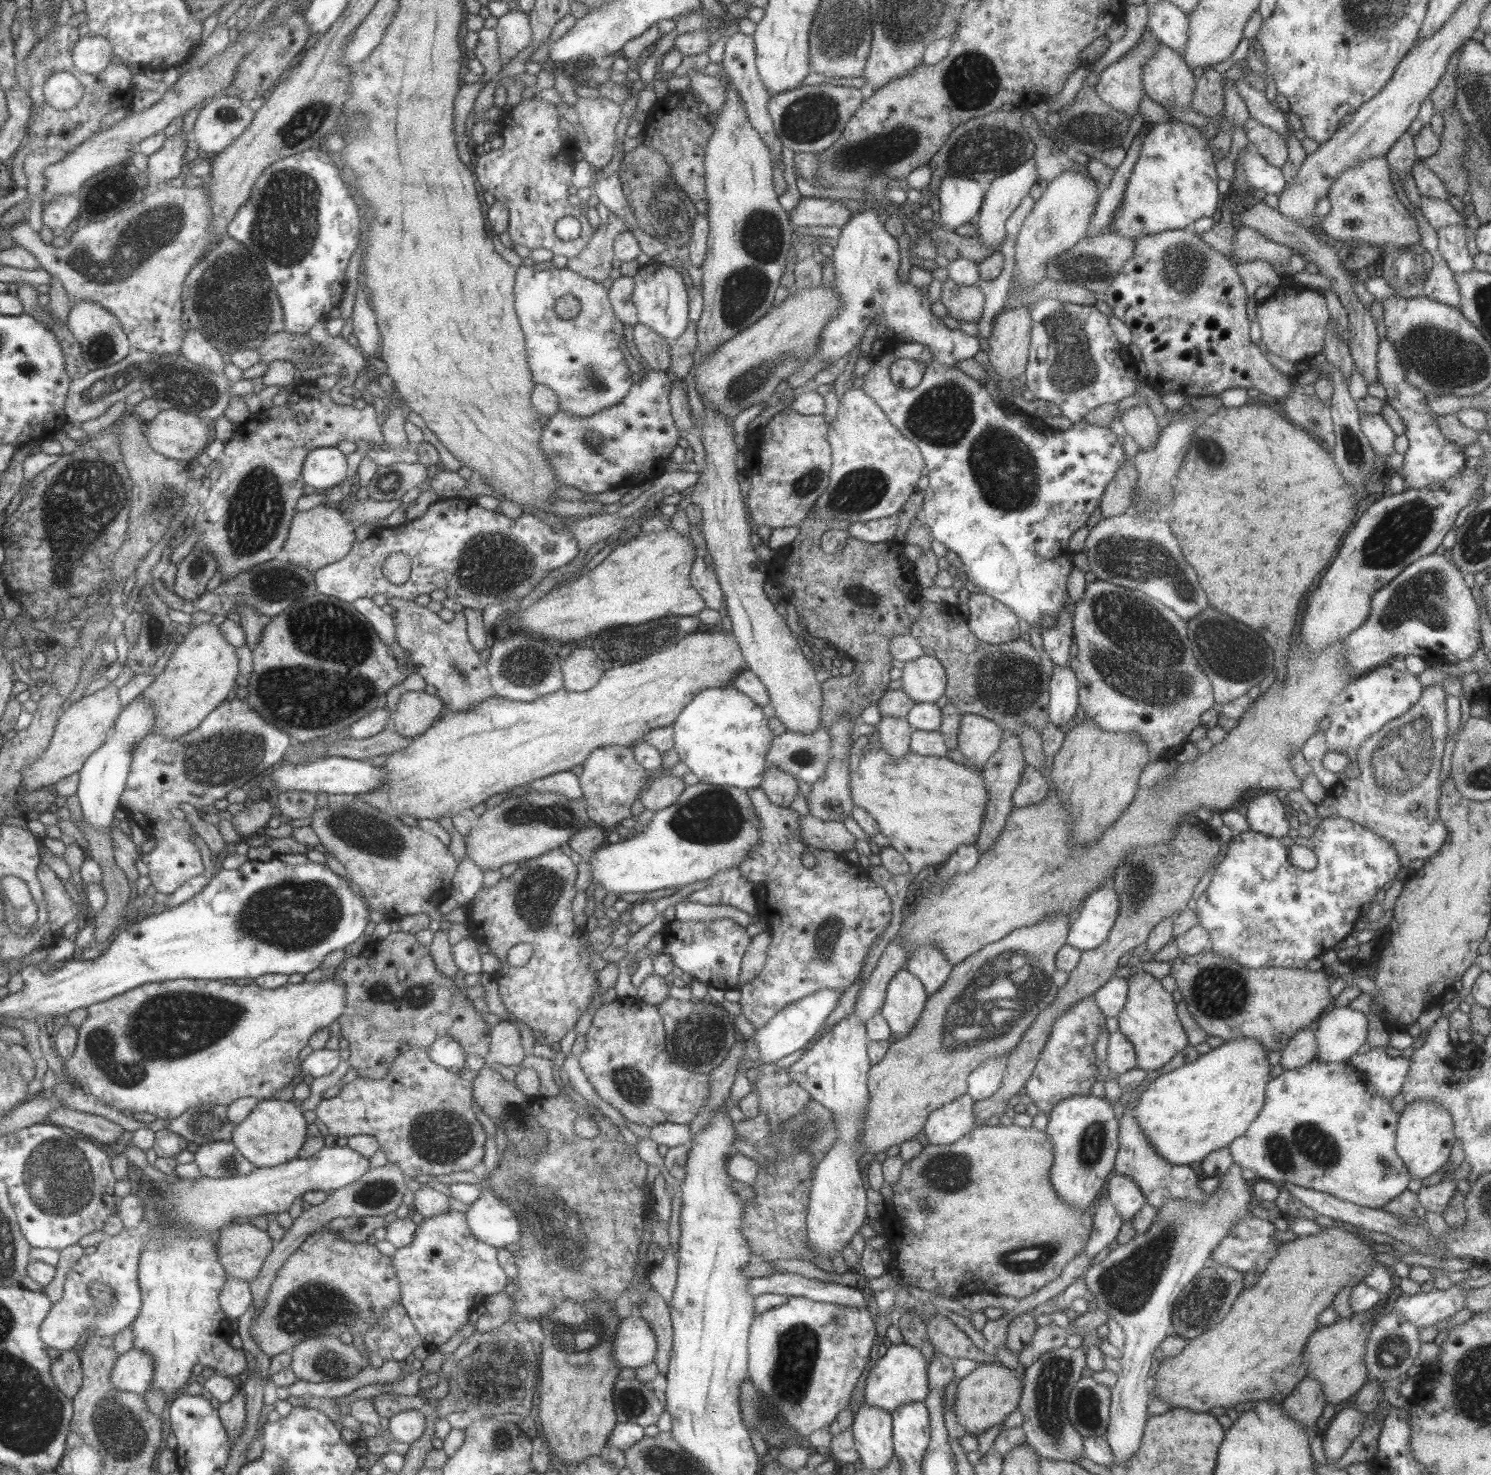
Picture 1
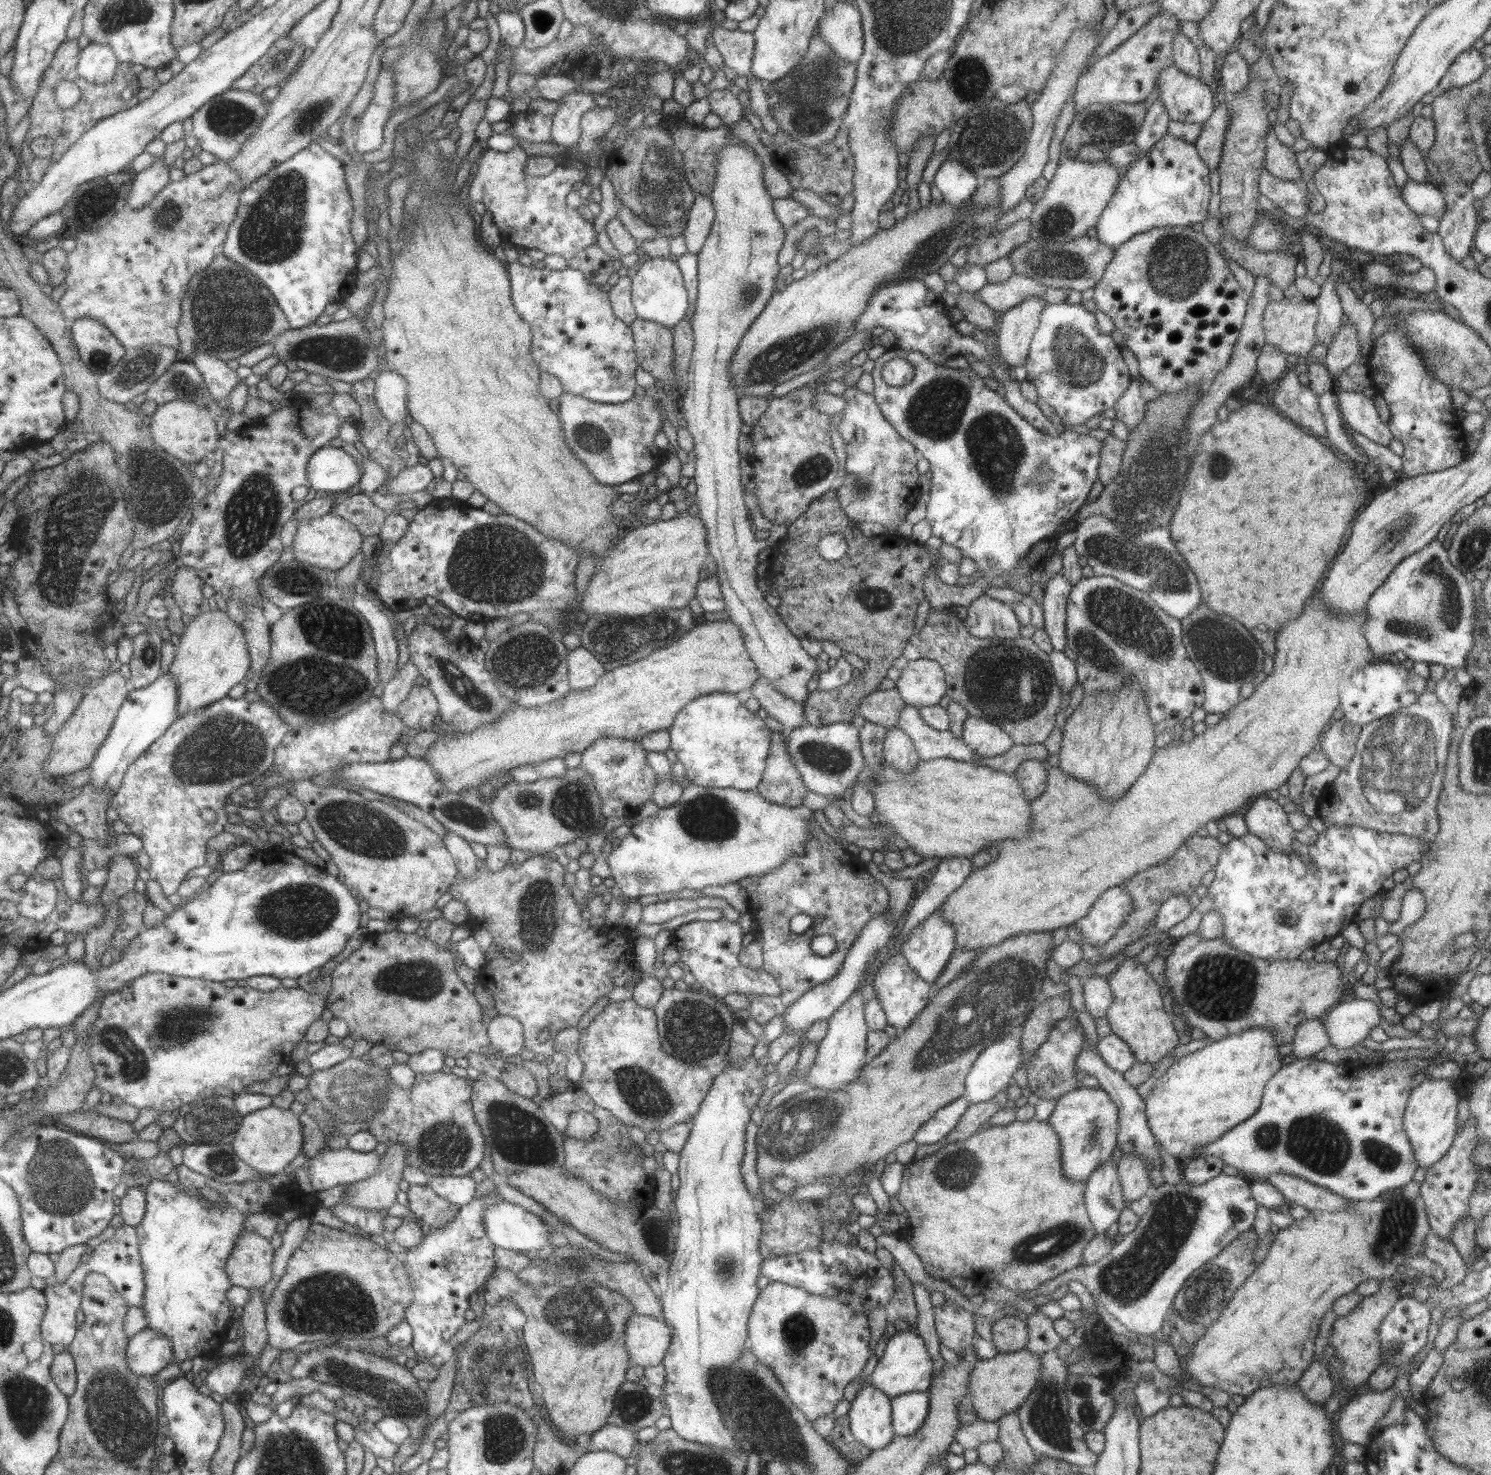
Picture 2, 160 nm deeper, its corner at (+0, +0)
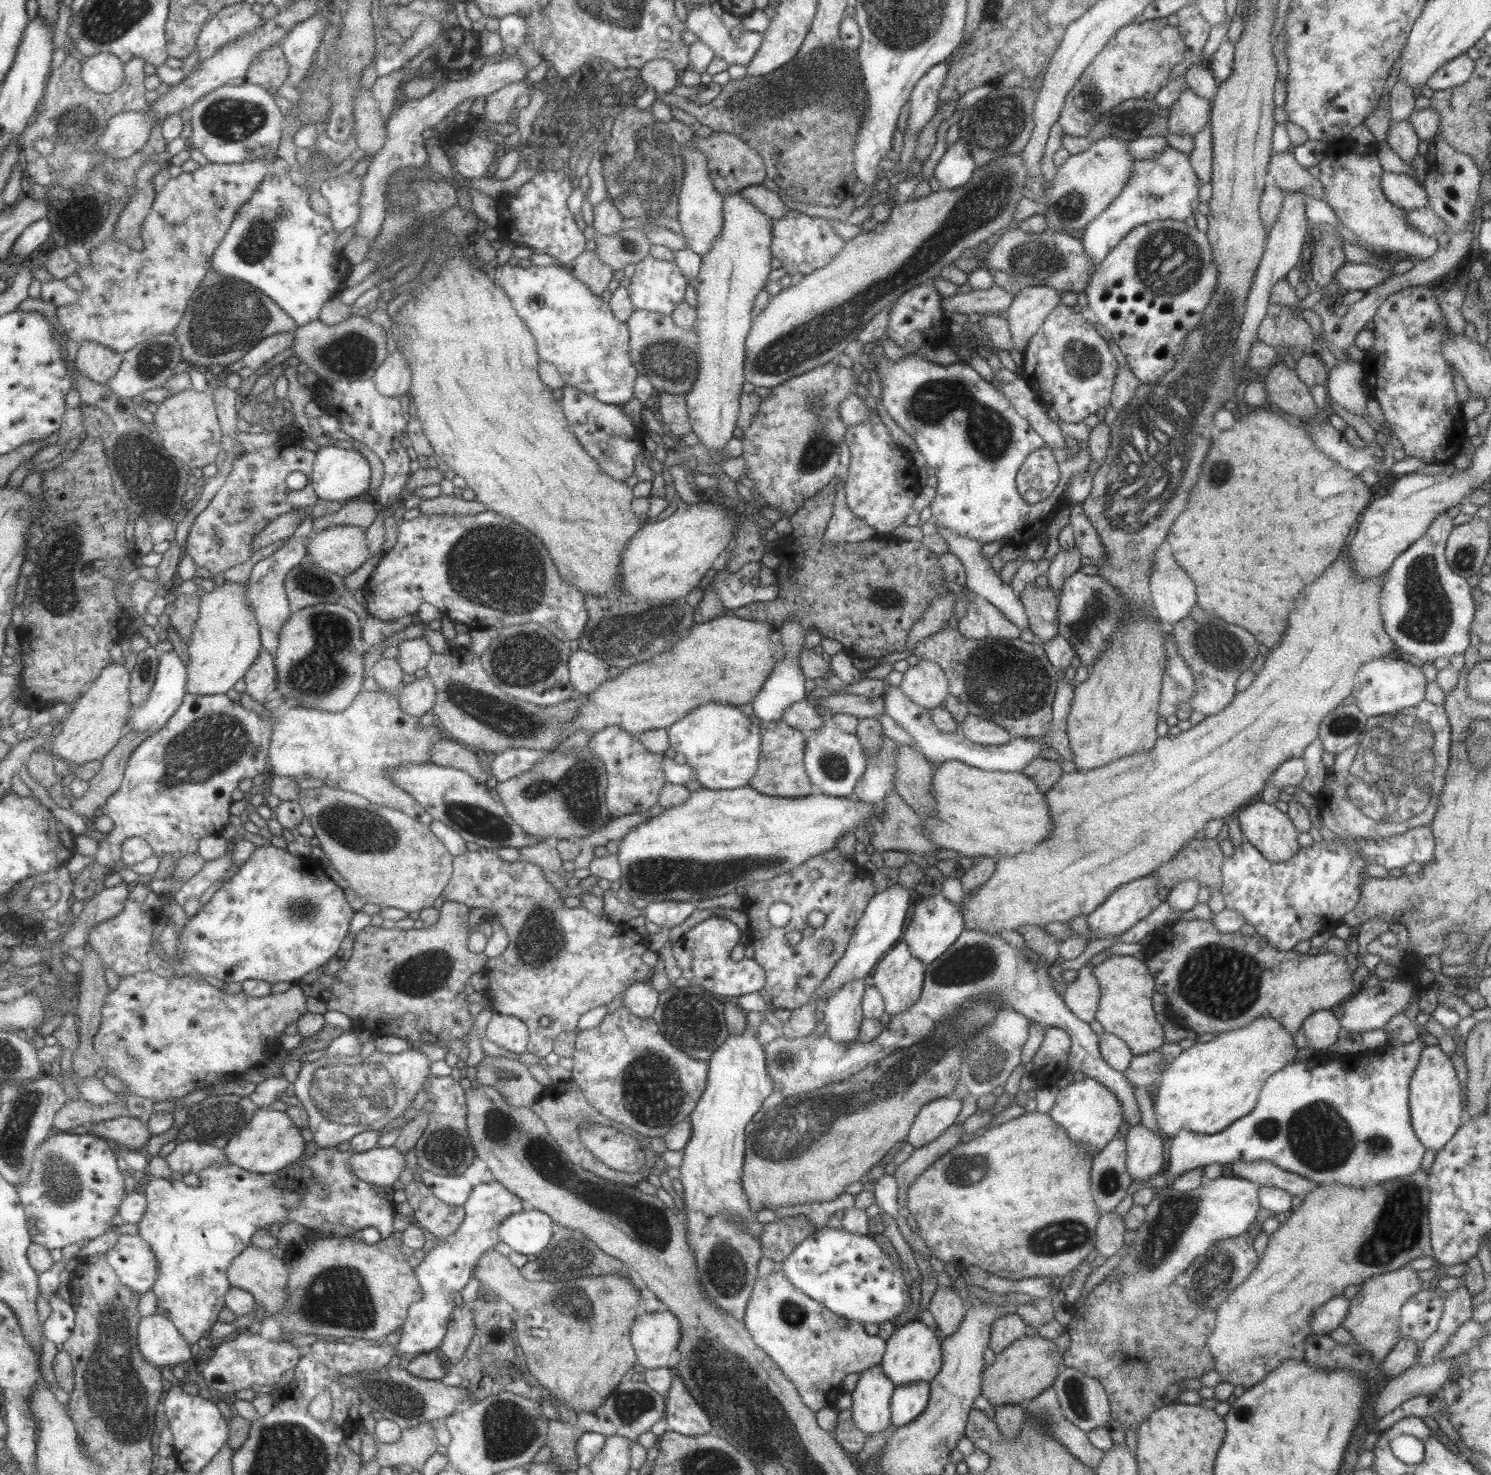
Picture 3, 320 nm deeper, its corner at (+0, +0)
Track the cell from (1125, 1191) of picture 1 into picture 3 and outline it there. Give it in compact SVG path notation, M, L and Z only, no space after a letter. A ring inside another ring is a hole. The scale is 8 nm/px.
M1141 1123L1126 1132L1126 1169L1133 1179L1160 1174L1166 1140L1160 1133L1153 1133Z

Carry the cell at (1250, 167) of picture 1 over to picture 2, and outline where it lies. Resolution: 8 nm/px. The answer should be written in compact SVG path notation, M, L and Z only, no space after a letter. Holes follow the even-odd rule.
M1264 168L1260 170L1258 189L1265 198L1277 204L1284 214L1291 218L1304 218L1309 213L1309 205L1313 199L1307 200L1307 191L1302 184L1279 180Z

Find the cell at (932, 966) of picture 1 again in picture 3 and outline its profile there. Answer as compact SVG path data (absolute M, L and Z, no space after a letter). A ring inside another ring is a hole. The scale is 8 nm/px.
M942 895L914 900L911 908L913 915L909 920L910 925L905 928L900 940L905 941L909 952L927 966L955 942L958 934L964 929L964 920L961 911Z

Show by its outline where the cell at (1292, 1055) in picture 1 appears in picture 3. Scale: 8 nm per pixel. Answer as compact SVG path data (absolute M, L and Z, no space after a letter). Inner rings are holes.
M1321 1009L1312 1012L1300 1026L1313 1049L1327 1048L1337 1040L1341 1030L1336 1009Z

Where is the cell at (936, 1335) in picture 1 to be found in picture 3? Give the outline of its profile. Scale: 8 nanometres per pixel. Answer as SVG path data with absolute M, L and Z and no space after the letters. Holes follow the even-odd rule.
M949 1287L935 1288L927 1308L933 1315L942 1338L951 1334L959 1326L967 1311L967 1306L964 1305L956 1291Z

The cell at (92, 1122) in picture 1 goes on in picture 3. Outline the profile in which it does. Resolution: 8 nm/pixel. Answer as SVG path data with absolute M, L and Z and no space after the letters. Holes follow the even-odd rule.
M134 1116L103 1120L91 1125L91 1128L95 1135L105 1137L113 1143L120 1143L128 1150L143 1150L154 1135L148 1124L143 1124Z

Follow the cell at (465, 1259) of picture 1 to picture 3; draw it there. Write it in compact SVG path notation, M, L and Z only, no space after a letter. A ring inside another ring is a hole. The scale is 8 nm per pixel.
M491 1180L474 1185L462 1205L463 1223L449 1238L434 1241L424 1249L425 1256L415 1268L414 1274L421 1288L421 1300L409 1306L407 1317L400 1326L399 1341L394 1345L396 1355L427 1353L438 1348L446 1331L448 1318L455 1308L453 1293L459 1292L473 1276L479 1256L499 1242L499 1224L515 1212L521 1211L521 1199L499 1182Z

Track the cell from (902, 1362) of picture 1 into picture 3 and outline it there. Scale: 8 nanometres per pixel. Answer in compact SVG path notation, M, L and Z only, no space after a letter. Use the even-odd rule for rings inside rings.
M920 1319L909 1321L894 1327L885 1341L885 1352L879 1364L883 1374L893 1385L911 1384L911 1382L929 1383L941 1367L942 1350L940 1330L925 1325Z

